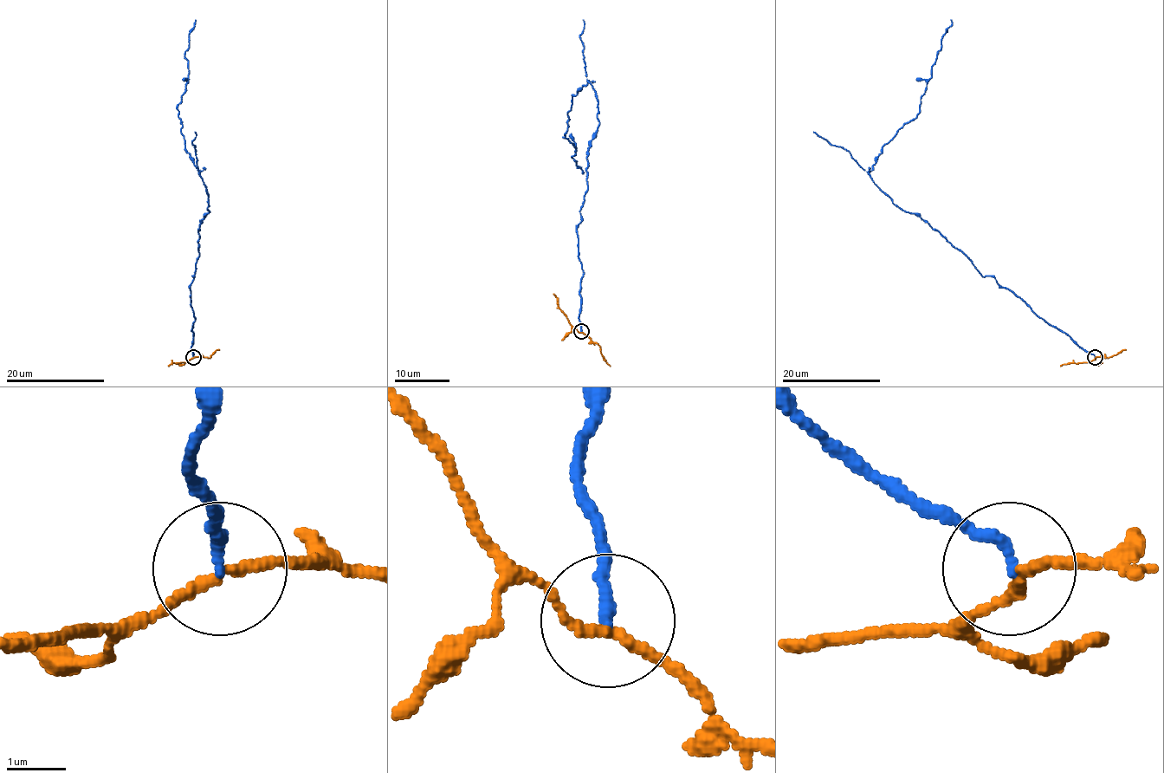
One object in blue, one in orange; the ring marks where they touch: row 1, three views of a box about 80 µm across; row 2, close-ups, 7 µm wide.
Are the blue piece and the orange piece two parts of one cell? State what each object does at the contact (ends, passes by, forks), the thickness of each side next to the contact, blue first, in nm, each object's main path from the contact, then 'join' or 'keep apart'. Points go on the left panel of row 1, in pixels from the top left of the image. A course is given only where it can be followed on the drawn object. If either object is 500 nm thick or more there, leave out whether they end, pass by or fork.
blue ends | orange passes by | 200/160 nm | blue via (193, 356), (190, 285), (209, 211), (177, 105), (196, 19) | orange via (193, 356), (168, 367) | keep apart

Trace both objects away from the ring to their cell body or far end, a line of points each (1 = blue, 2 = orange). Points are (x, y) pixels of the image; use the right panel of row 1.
1: (1094, 356), (994, 277), (981, 275), (928, 224), (902, 211), (869, 173), (882, 146), (916, 117), (951, 19)
2: (1096, 356), (1089, 361), (1061, 367)

